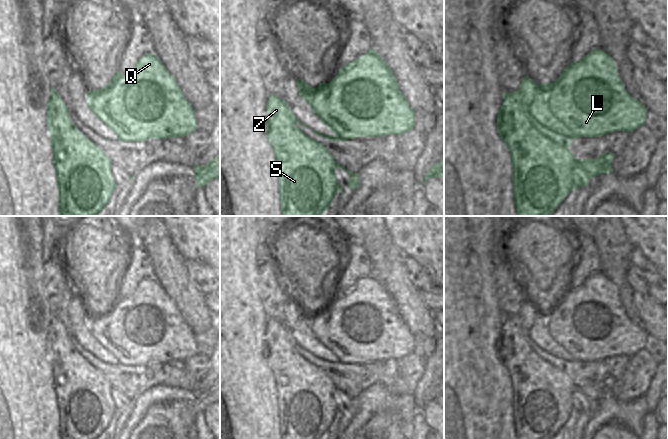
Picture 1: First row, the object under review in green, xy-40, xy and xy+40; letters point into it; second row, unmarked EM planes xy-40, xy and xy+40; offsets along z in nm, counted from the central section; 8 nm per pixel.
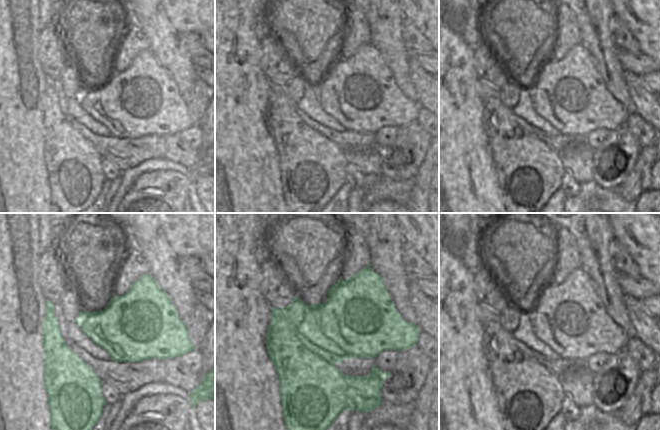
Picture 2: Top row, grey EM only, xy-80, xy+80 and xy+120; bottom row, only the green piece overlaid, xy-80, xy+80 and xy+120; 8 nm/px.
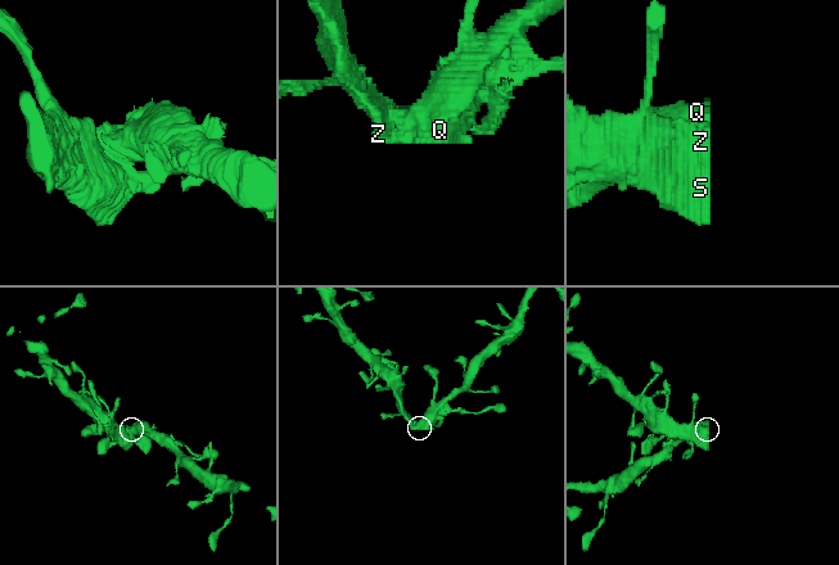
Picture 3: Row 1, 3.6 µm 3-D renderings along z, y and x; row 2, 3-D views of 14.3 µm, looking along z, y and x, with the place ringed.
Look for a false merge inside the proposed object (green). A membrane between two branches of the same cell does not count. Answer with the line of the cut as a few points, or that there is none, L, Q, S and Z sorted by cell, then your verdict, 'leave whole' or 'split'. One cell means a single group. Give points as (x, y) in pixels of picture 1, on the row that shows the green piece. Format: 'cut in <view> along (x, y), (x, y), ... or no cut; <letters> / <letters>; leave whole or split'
cut in xy+40 along (508, 93), (520, 98), (542, 134), (567, 148); L Q / S Z; split

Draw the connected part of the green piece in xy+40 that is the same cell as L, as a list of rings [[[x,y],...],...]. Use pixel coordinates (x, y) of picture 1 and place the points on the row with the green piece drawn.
[[[600,49],[571,63],[554,83],[538,86],[526,75],[519,89],[508,94],[518,95],[529,108],[539,133],[567,148],[572,139],[580,137],[600,137],[614,131],[630,133],[644,126],[647,118],[647,108],[627,92],[613,58]]]

